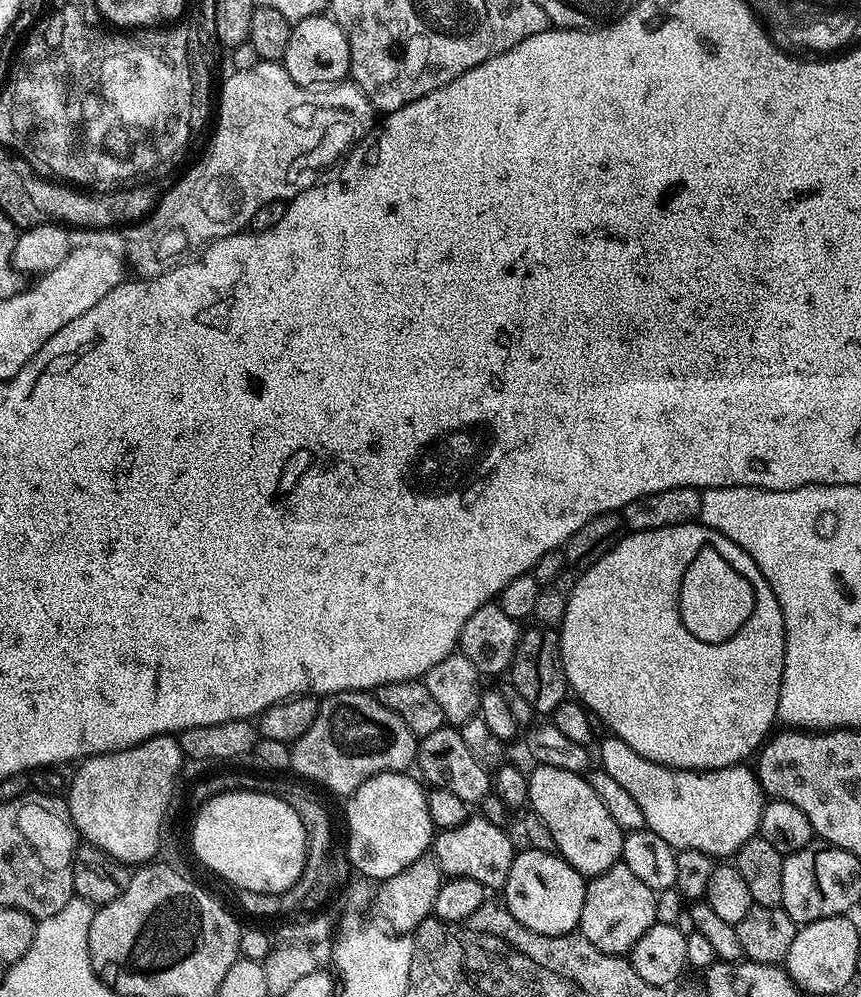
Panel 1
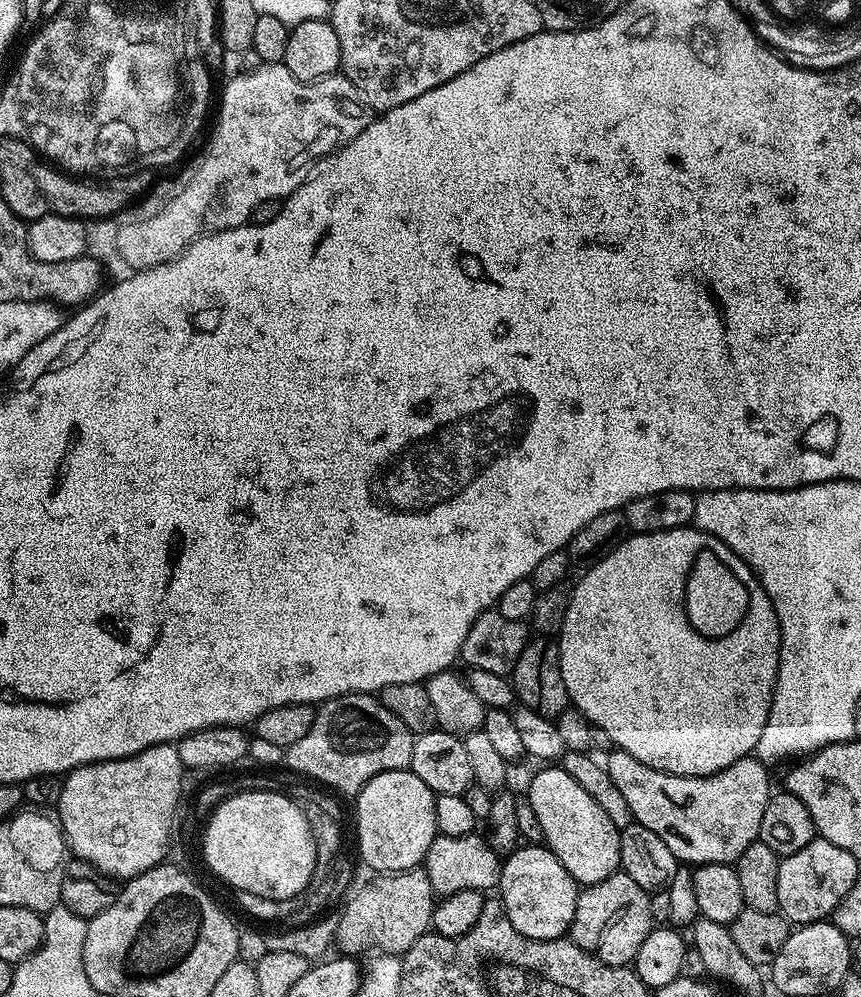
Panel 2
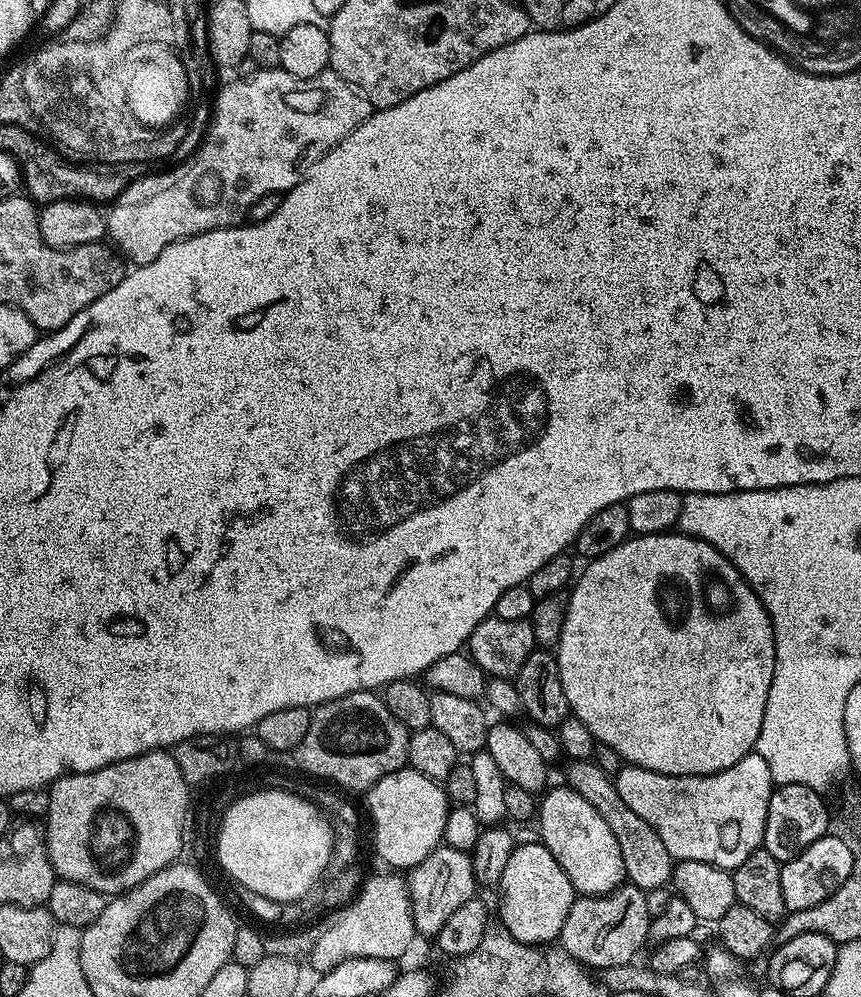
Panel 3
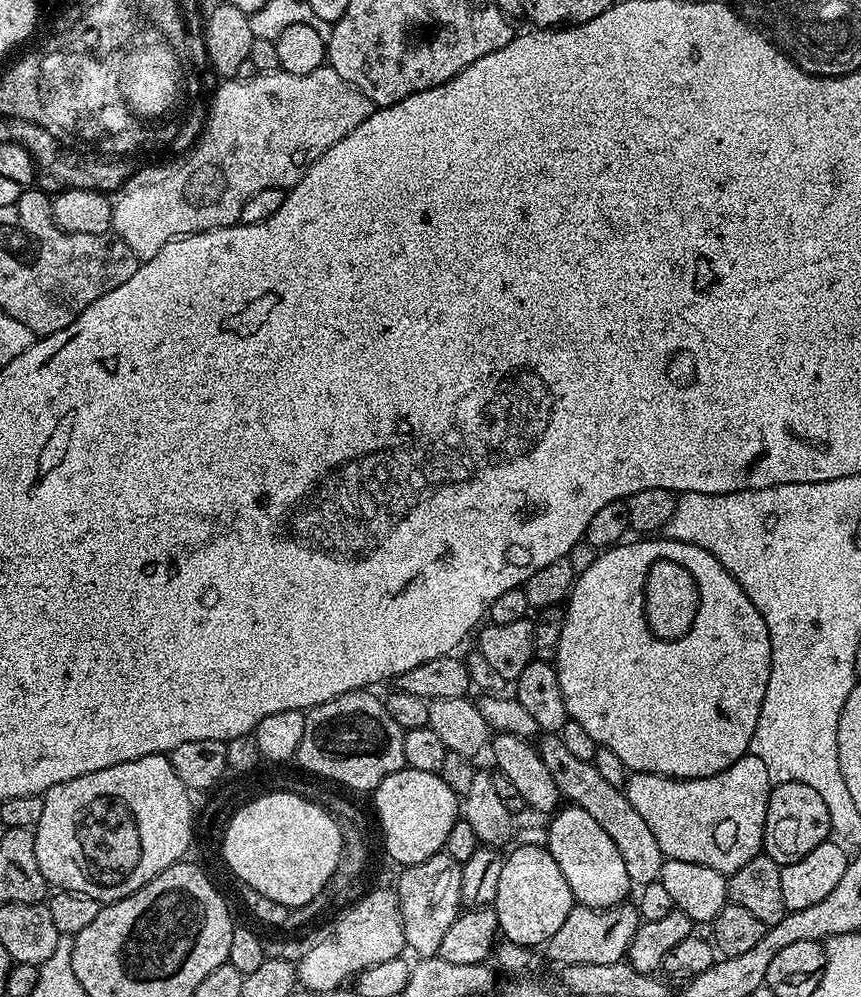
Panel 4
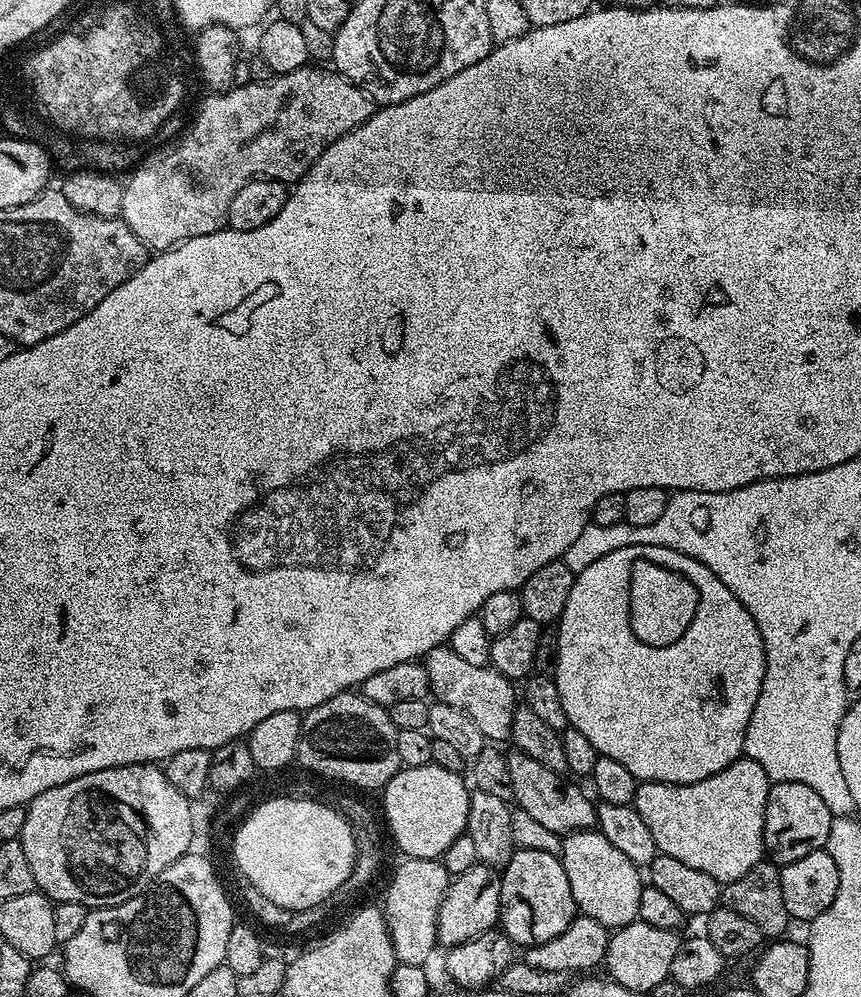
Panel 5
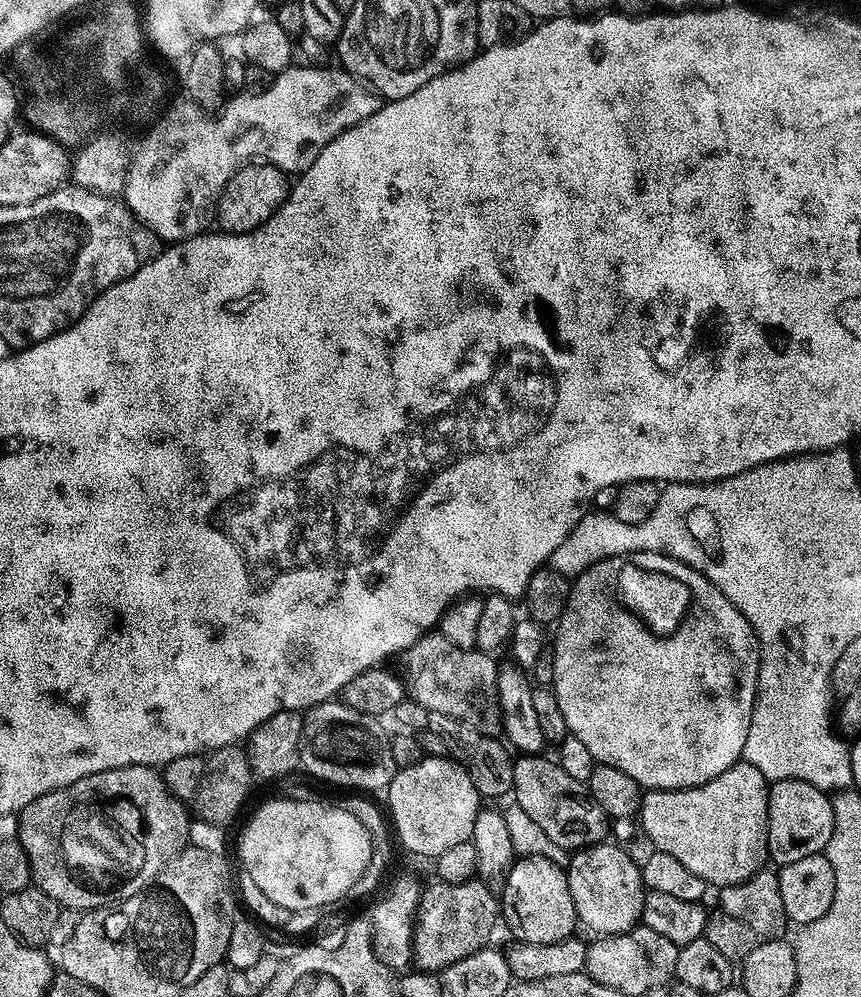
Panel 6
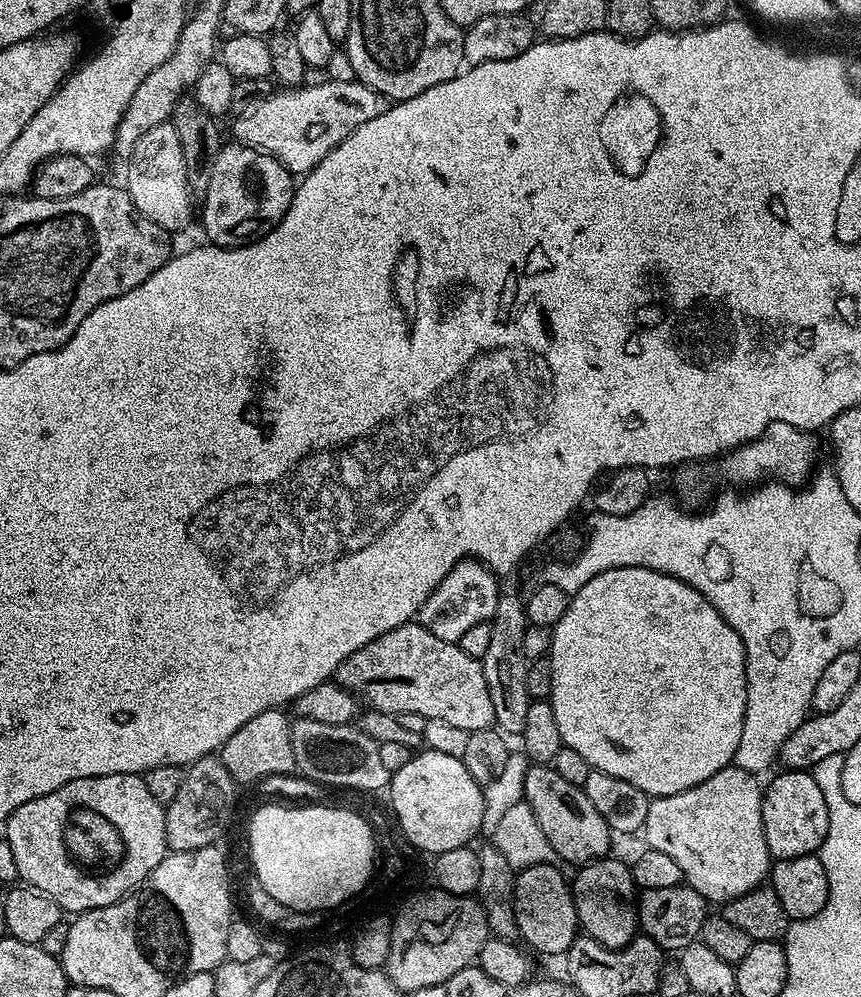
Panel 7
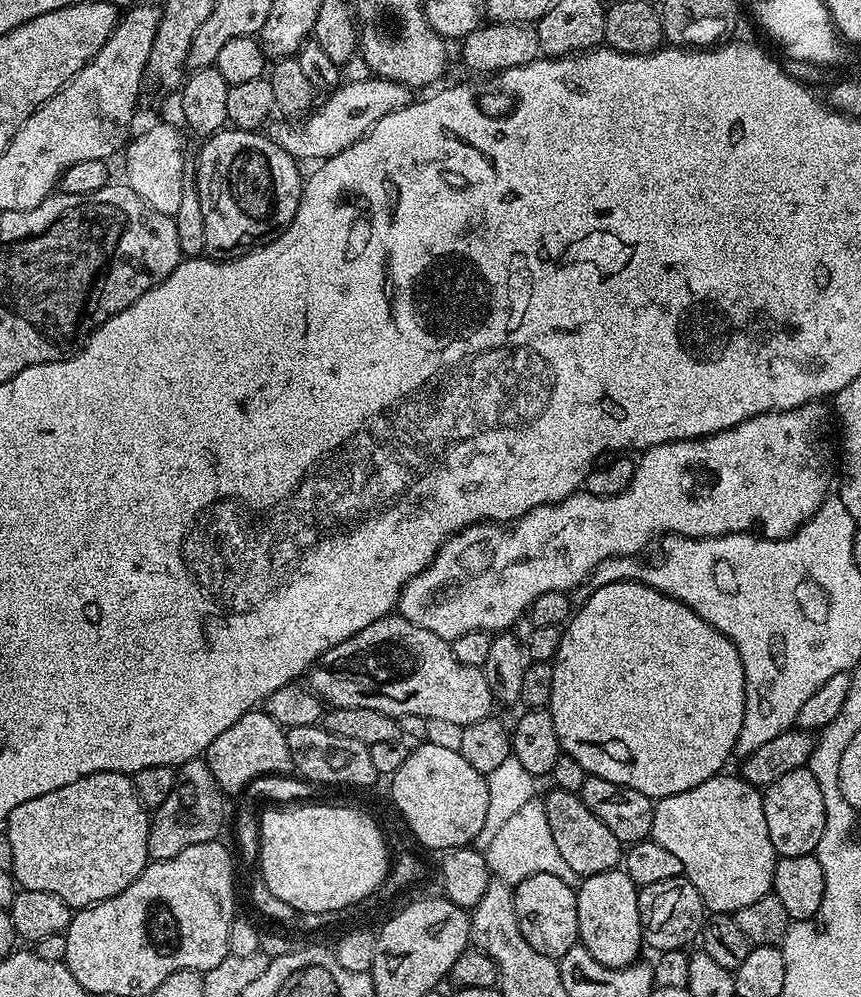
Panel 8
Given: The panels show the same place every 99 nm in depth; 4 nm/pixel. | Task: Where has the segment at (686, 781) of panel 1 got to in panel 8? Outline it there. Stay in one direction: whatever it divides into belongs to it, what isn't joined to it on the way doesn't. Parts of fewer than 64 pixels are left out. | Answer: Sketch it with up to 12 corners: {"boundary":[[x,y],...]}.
{"boundary":[[711,776],[655,801],[651,839],[709,913],[769,895],[761,789]]}

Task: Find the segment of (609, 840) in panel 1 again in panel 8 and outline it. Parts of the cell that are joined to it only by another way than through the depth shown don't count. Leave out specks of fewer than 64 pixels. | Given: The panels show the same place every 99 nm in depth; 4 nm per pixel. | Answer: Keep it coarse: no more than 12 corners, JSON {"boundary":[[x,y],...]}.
{"boundary":[[623,870],[576,888],[579,943],[602,966],[641,959],[638,886]]}

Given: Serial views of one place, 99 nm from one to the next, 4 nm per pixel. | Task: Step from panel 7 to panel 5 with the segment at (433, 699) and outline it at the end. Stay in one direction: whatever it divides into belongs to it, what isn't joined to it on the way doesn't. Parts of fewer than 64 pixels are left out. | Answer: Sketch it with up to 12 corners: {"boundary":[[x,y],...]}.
{"boundary":[[451,646],[422,660],[431,695],[458,706],[485,741],[512,734],[518,692]]}

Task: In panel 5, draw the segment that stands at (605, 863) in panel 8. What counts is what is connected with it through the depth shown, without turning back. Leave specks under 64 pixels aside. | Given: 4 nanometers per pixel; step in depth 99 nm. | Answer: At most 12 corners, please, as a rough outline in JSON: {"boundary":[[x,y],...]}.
{"boundary":[[525,752],[507,757],[515,807],[562,838],[596,828],[593,797]]}

